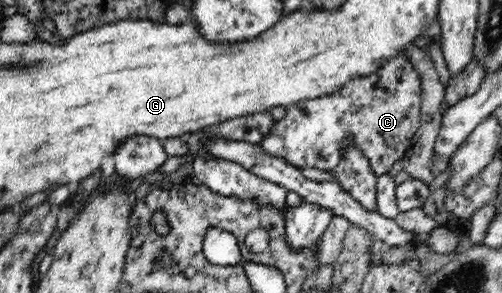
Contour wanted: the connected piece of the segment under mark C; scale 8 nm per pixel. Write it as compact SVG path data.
M402 54L371 76L352 80L345 88L330 97L299 101L287 107L286 117L276 121L273 129L263 137L261 146L265 152L281 157L301 170L311 168L334 172L345 159L348 141L348 145L358 149L368 161L371 174L379 178L386 175L413 147L414 135L419 129L422 117L424 93L421 84L418 70L411 64L410 59Z

